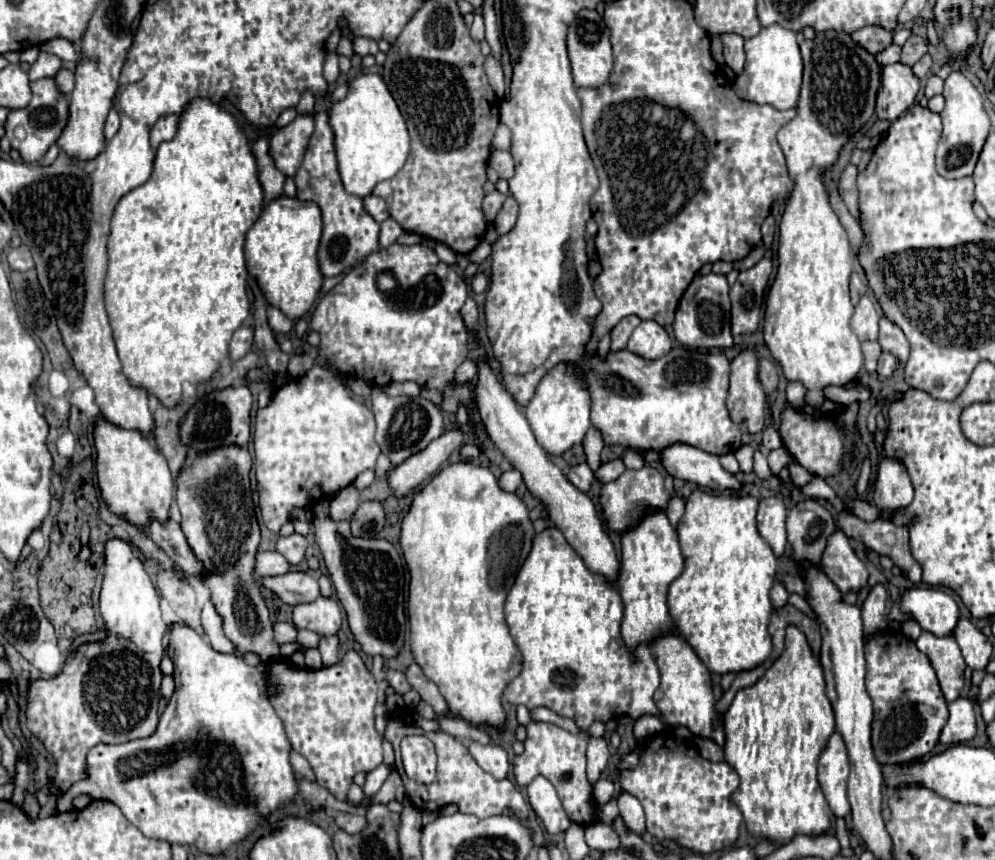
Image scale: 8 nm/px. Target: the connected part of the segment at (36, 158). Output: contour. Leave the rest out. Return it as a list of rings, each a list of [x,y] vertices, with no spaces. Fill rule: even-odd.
[[[42,78],[30,84],[32,86],[32,100],[22,110],[12,110],[6,122],[6,136],[2,140],[2,150],[6,144],[16,148],[26,162],[40,162],[48,148],[58,140],[64,124],[68,120],[68,96],[60,94],[56,88],[54,78]]]

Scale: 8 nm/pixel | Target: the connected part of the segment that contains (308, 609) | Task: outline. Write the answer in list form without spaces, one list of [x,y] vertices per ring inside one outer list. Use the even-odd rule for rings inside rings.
[[[316,598],[308,604],[298,604],[292,614],[294,626],[298,630],[306,628],[316,632],[318,636],[332,636],[340,630],[340,608],[334,598]]]

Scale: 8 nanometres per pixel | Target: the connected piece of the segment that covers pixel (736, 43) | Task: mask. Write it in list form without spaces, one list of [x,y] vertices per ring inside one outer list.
[[[722,34],[720,36],[722,42],[724,42],[724,60],[726,64],[736,72],[740,74],[742,68],[744,68],[744,38],[740,34]]]

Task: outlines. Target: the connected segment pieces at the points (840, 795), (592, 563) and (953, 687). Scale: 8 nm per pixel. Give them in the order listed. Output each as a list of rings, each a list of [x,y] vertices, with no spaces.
[[[834,732],[828,740],[826,750],[820,756],[818,762],[818,782],[820,788],[836,816],[850,814],[850,804],[846,798],[846,782],[848,782],[848,752],[844,746],[844,740],[838,732]]]
[[[480,364],[476,398],[478,398],[478,412],[480,412],[480,418],[482,418],[482,424],[488,432],[488,436],[502,450],[504,458],[512,464],[512,468],[516,468],[522,474],[524,484],[530,490],[530,494],[536,500],[540,500],[542,504],[546,504],[550,524],[556,526],[564,534],[568,544],[582,556],[582,560],[586,562],[590,572],[600,572],[600,576],[604,576],[606,580],[612,580],[612,584],[614,584],[618,578],[620,562],[618,562],[614,544],[606,532],[606,526],[596,510],[596,504],[584,492],[580,492],[562,474],[562,470],[556,464],[552,464],[552,460],[548,458],[544,448],[536,442],[536,438],[530,430],[530,424],[526,422],[524,414],[518,410],[514,398],[496,380],[496,376],[488,364]]]
[[[922,632],[922,636],[916,640],[916,646],[920,652],[924,652],[930,658],[936,670],[940,688],[944,692],[944,698],[948,702],[956,700],[964,686],[966,662],[960,654],[960,646],[956,644],[954,636],[938,638],[930,632]]]

